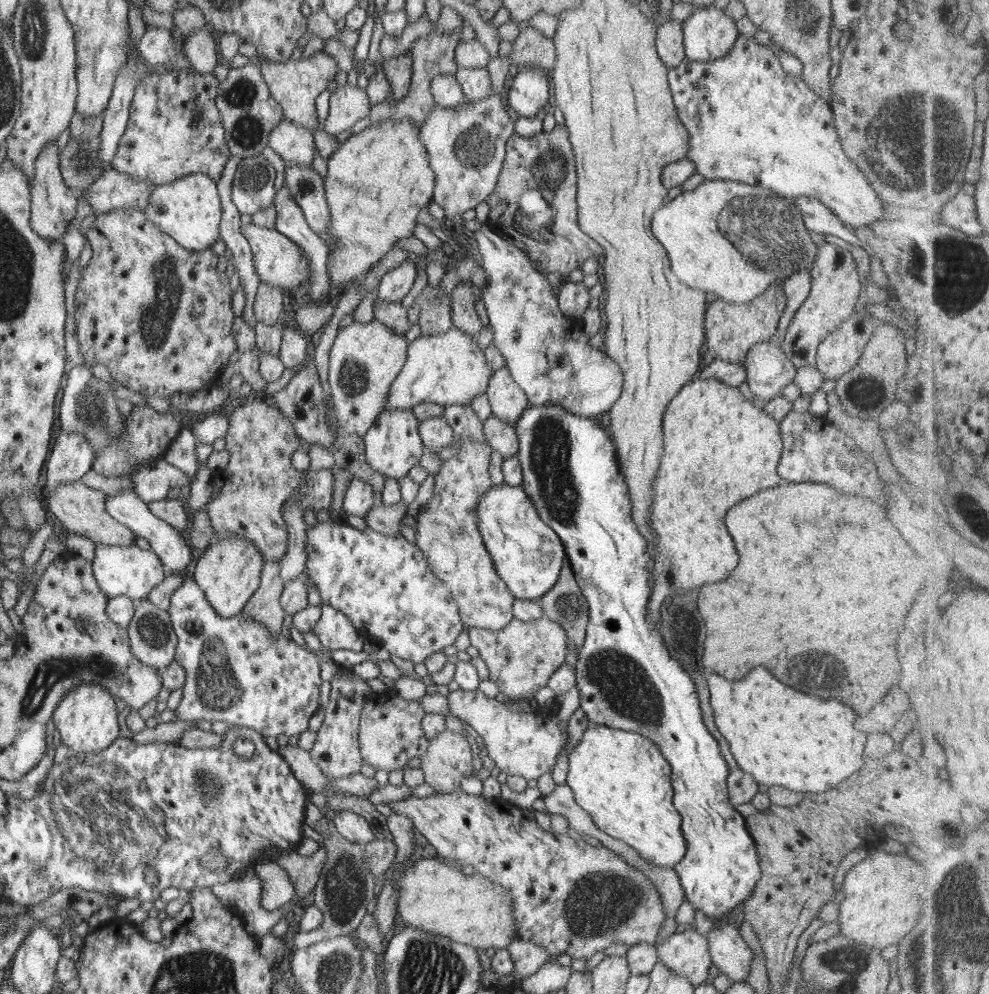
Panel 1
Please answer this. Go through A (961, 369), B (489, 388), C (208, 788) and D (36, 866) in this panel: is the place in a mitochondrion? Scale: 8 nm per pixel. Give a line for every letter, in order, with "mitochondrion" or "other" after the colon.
A: other
B: other
C: mitochondrion
D: mitochondrion

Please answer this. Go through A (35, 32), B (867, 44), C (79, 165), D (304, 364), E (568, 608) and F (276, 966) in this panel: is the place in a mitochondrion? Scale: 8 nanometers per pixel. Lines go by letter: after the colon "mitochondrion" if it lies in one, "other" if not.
A: mitochondrion
B: other
C: mitochondrion
D: other
E: mitochondrion
F: other

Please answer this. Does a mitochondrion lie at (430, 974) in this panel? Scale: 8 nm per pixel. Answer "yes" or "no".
yes

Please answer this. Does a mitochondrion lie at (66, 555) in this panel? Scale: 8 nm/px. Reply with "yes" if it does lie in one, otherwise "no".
no

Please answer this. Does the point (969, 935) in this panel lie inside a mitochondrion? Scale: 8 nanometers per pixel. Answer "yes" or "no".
yes

